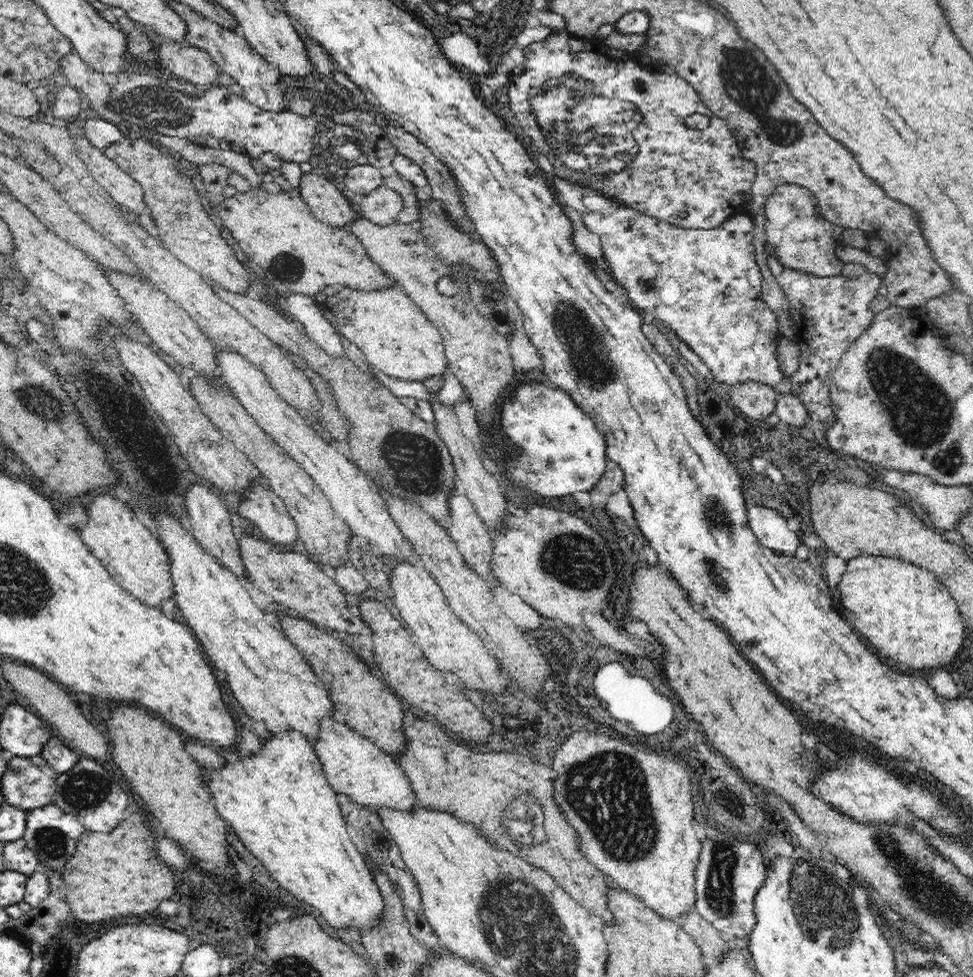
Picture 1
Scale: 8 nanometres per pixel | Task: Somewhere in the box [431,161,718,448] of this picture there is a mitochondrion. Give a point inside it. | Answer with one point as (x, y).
(589, 358)

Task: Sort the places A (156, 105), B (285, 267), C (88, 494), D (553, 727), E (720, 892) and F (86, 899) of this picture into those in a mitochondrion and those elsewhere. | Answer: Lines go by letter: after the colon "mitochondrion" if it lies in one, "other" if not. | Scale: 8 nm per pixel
A: mitochondrion
B: mitochondrion
C: other
D: other
E: mitochondrion
F: other

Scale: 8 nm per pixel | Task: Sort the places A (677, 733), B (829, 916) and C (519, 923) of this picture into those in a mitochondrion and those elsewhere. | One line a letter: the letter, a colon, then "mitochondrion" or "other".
A: other
B: mitochondrion
C: mitochondrion

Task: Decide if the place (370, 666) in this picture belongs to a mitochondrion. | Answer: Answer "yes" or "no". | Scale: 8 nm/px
no

